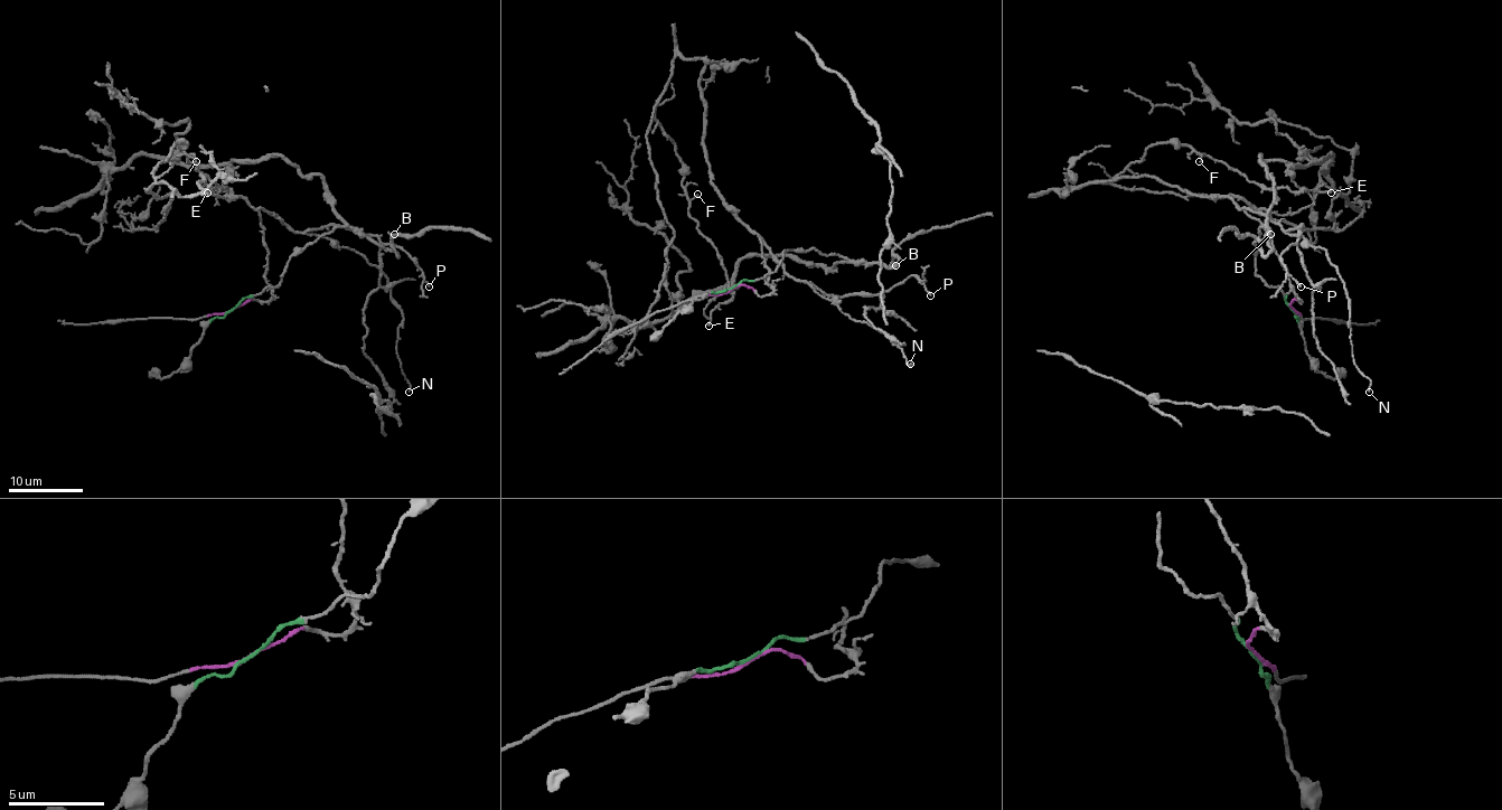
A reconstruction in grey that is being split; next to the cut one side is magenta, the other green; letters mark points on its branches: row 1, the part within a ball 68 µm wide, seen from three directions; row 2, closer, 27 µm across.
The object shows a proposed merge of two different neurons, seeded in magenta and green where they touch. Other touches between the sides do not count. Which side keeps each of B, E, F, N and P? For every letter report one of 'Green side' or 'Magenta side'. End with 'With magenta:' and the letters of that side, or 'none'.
B: Green side
E: Magenta side
F: Magenta side
N: Magenta side
P: Magenta side
With magenta: E, F, N, P

